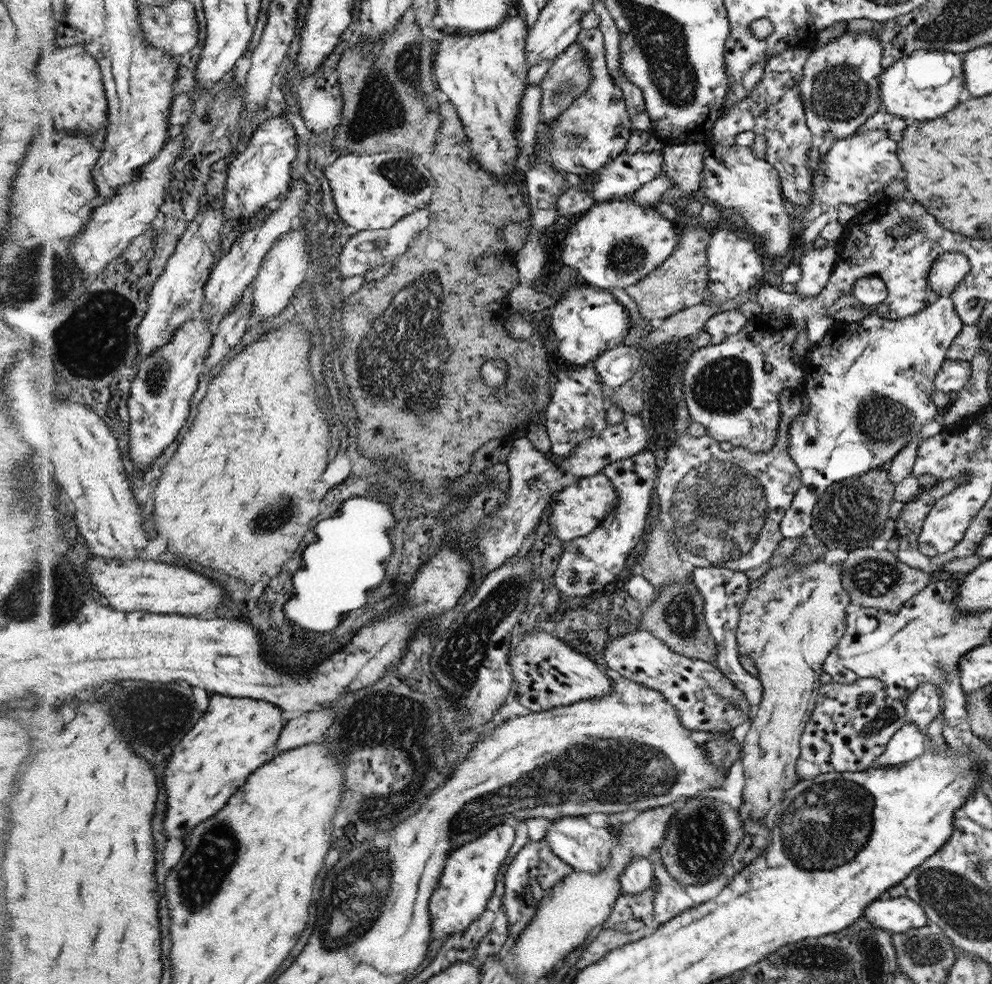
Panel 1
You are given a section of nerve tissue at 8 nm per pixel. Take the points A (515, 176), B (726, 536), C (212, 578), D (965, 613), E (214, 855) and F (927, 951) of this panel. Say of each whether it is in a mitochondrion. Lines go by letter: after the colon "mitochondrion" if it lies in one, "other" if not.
A: other
B: mitochondrion
C: other
D: other
E: mitochondrion
F: mitochondrion

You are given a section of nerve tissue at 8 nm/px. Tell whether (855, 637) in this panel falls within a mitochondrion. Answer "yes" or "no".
no

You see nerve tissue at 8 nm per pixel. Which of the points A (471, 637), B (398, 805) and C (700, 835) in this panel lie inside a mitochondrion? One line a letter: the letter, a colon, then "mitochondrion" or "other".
A: mitochondrion
B: mitochondrion
C: mitochondrion

